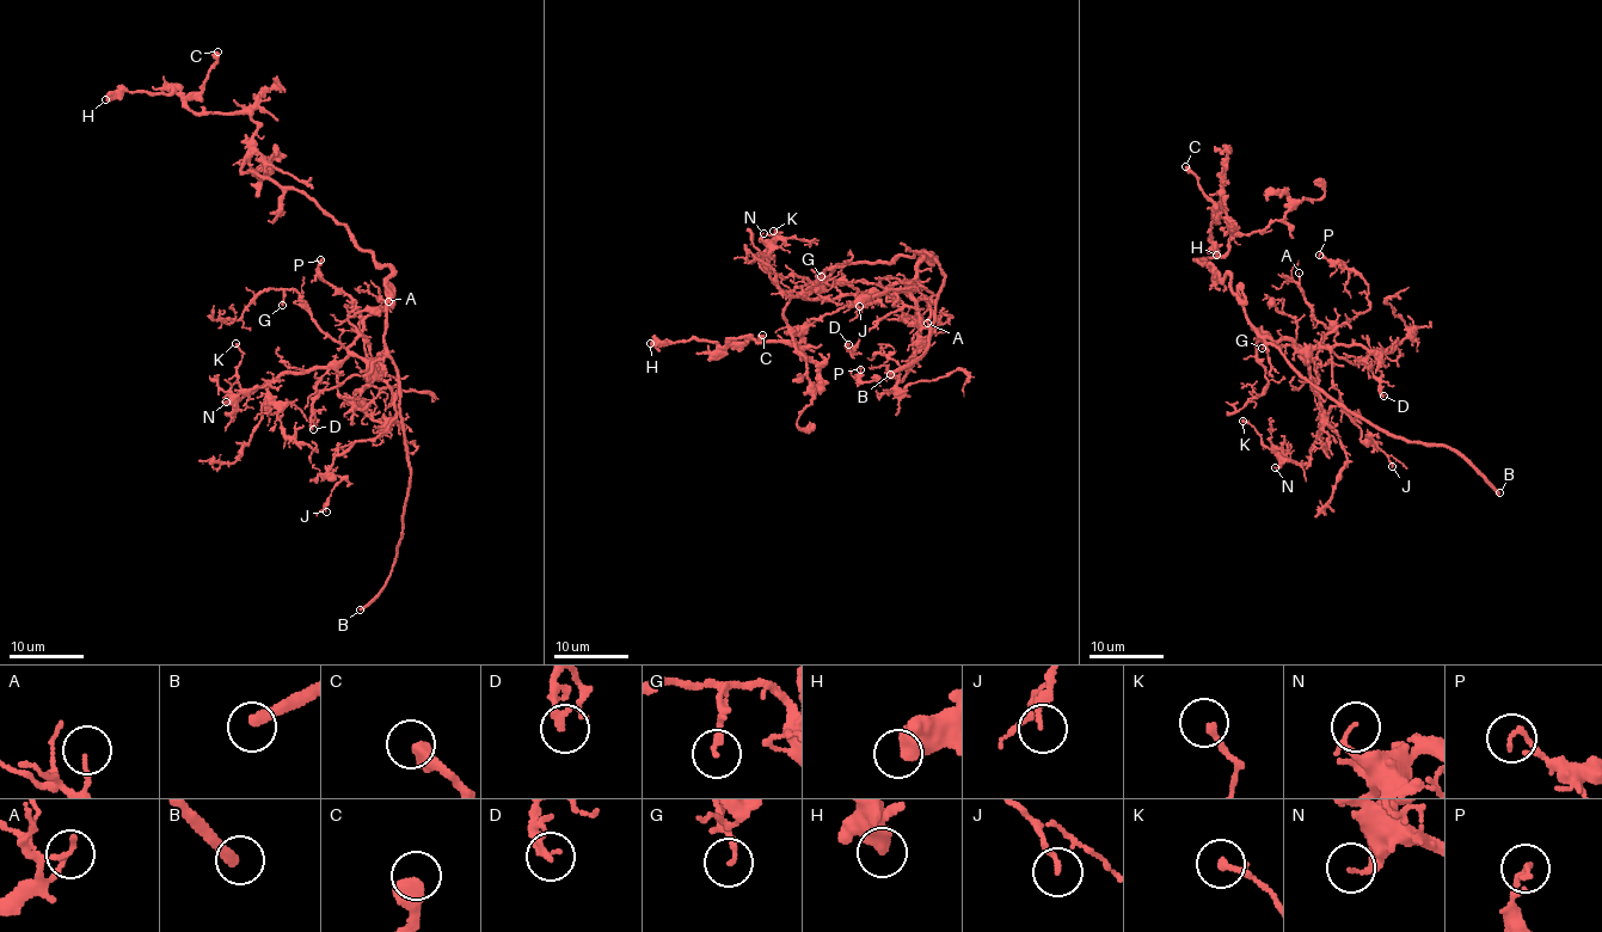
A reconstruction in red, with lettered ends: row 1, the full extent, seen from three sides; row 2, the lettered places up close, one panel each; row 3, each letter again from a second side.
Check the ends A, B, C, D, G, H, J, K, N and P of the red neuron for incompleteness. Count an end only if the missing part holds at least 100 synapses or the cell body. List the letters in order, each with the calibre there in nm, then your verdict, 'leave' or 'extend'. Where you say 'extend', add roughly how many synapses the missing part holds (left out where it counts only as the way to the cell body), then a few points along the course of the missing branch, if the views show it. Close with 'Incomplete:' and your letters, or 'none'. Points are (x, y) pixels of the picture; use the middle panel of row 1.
A: 130 nm thick; leave
B: 280 nm thick; extend; missing branch runs (890, 374), (854, 405), (822, 394), (797, 400), (781, 398), (781, 391)
C: 550 nm thick; leave
D: 220 nm thick; leave
G: 130 nm thick; leave
H: 600 nm thick; leave
J: 150 nm thick; leave
K: 190 nm thick; leave
N: 140 nm thick; leave
P: 150 nm thick; leave
Incomplete: B

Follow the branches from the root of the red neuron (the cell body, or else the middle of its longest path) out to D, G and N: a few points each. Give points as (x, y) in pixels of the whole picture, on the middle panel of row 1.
D: (915, 253), (931, 259), (926, 249), (918, 274), (907, 281), (914, 306), (890, 312), (855, 345), (848, 344)
G: (915, 253), (931, 259), (926, 249), (918, 273), (908, 282), (887, 287), (860, 281), (826, 284), (821, 276)
N: (915, 253), (931, 259), (926, 249), (908, 282), (811, 299), (771, 277), (763, 233)

